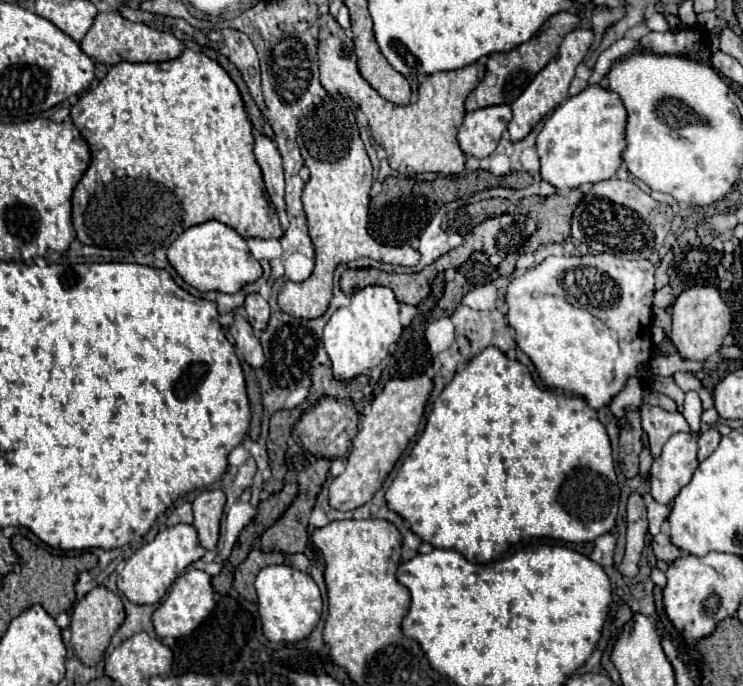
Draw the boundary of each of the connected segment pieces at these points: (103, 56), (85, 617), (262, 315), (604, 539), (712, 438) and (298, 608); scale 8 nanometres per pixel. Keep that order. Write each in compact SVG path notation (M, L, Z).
M105 12L105 14L97 14L93 20L93 26L89 28L89 32L85 34L85 38L79 42L81 50L101 62L101 64L117 64L117 62L163 62L163 60L173 60L183 52L183 42L177 40L173 34L169 32L159 32L153 30L145 24L135 24L129 22L127 18L123 18L117 12Z
M95 586L83 600L77 602L77 606L73 608L73 614L71 614L71 646L73 646L73 652L77 654L77 658L89 666L97 664L101 660L105 648L109 646L113 632L123 624L123 620L125 620L123 600L109 588Z
M247 294L245 298L245 312L247 312L247 320L249 324L259 332L265 330L267 320L269 320L269 304L261 294Z
M605 534L605 536L599 536L595 540L595 548L591 552L591 560L597 562L599 566L603 568L609 568L613 566L613 548L615 548L615 536L613 534Z
M709 428L707 432L703 432L699 436L699 460L701 462L707 460L715 452L715 448L719 446L719 440L721 440L721 436L715 428Z
M267 566L255 578L259 618L263 624L263 636L271 642L299 642L305 640L321 618L321 592L307 572L299 572L291 566Z

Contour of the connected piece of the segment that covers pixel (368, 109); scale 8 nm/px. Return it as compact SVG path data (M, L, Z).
M329 14L319 16L319 42L317 42L317 58L319 58L319 80L321 86L329 94L345 94L365 112L371 128L373 140L385 148L389 166L399 174L461 174L465 170L465 154L457 144L457 126L461 126L465 108L463 102L467 94L483 80L485 66L471 64L451 72L429 74L417 90L417 100L407 106L397 106L381 98L359 74L357 56L353 52L353 40L345 34L345 30L337 24L337 20Z

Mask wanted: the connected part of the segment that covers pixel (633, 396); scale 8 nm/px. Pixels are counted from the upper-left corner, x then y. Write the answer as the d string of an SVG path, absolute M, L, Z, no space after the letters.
M629 378L625 388L613 398L611 402L611 412L615 414L615 418L621 422L621 416L625 414L625 408L637 408L641 404L641 396L643 396L643 386L637 378Z

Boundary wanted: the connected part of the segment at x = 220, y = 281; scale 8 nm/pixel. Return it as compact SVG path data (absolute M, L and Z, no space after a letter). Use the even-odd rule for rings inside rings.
M209 220L197 226L187 228L167 250L167 262L175 268L175 272L199 292L225 292L235 294L241 286L257 280L261 276L259 262L251 256L245 240L229 226Z

